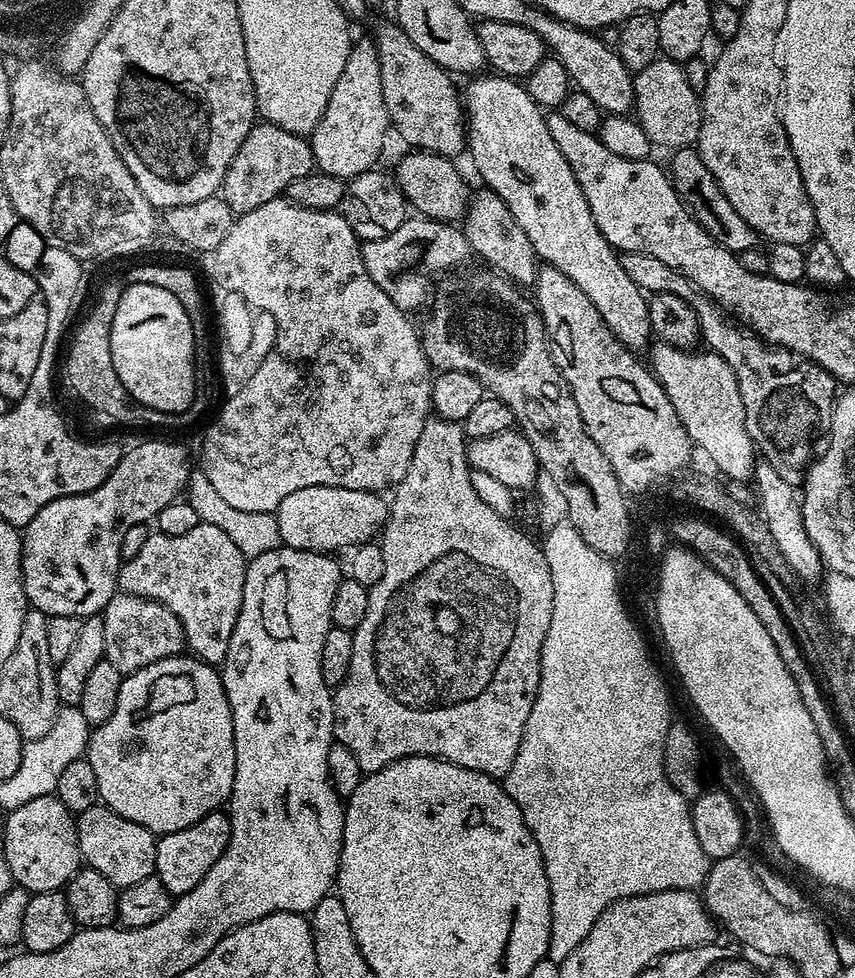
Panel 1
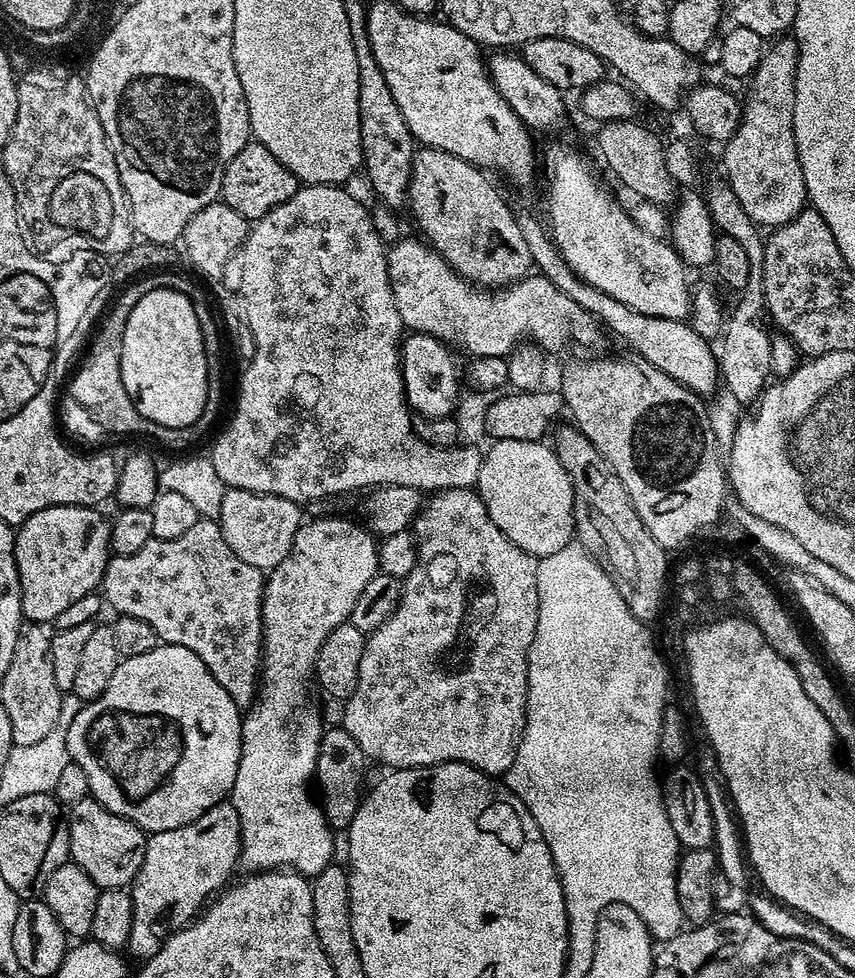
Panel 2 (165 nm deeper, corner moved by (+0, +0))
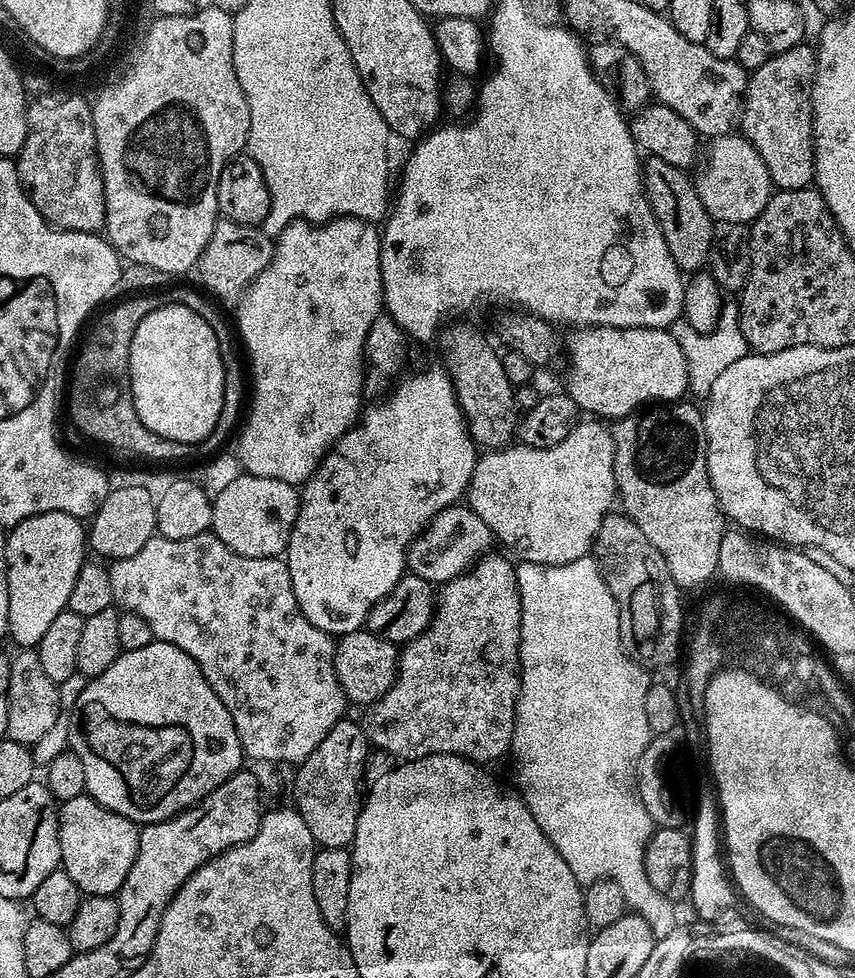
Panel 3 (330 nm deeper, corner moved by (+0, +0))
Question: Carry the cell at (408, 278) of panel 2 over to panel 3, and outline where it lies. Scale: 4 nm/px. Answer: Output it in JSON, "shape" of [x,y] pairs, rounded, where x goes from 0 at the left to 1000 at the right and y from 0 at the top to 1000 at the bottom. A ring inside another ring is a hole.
{"shape":[[[678,333],[662,348],[662,368],[669,377],[664,380],[662,400],[680,422],[705,427],[711,431],[737,425],[764,411],[795,411],[806,400],[804,370],[798,355],[780,335],[715,335],[713,333]]]}

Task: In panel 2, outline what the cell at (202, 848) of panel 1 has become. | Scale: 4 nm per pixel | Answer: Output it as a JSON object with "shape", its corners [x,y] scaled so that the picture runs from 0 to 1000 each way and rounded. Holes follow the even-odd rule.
{"shape":[[[269,820],[253,822],[246,828],[241,828],[241,832],[236,832],[236,836],[232,836],[218,845],[208,845],[208,849],[189,849],[177,852],[173,855],[173,864],[171,873],[166,877],[166,885],[161,890],[159,899],[152,905],[157,943],[147,966],[149,972],[154,972],[160,978],[160,983],[164,984],[174,982],[180,975],[185,975],[185,971],[191,967],[199,953],[199,948],[196,949],[196,945],[192,941],[196,941],[201,937],[202,946],[200,948],[206,951],[221,944],[240,927],[241,921],[256,913],[273,899],[273,897],[270,898],[271,891],[277,891],[282,870],[278,828],[274,828],[274,824]]]}

